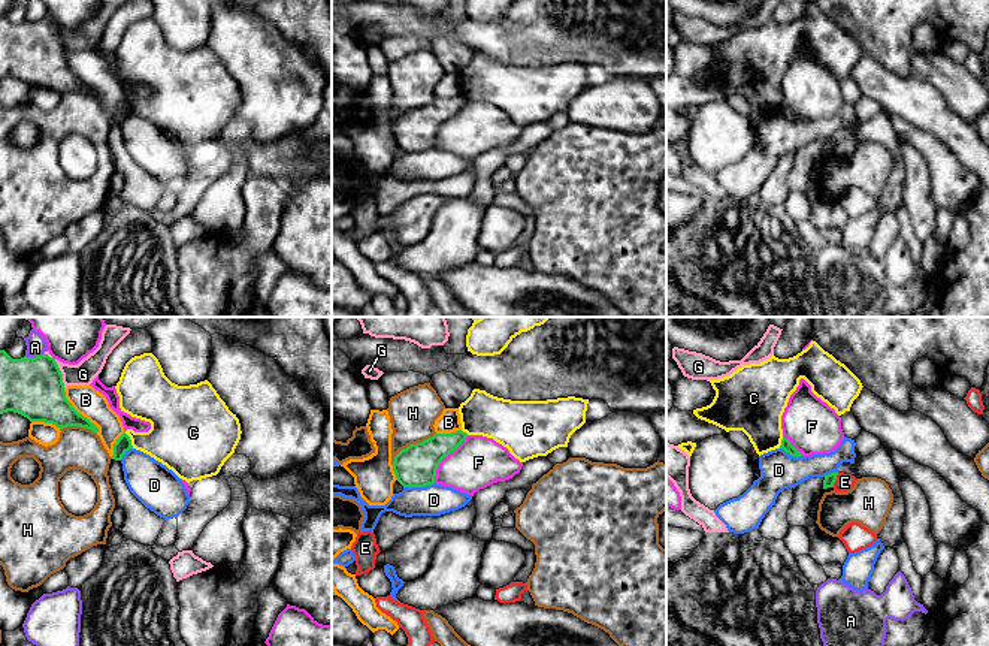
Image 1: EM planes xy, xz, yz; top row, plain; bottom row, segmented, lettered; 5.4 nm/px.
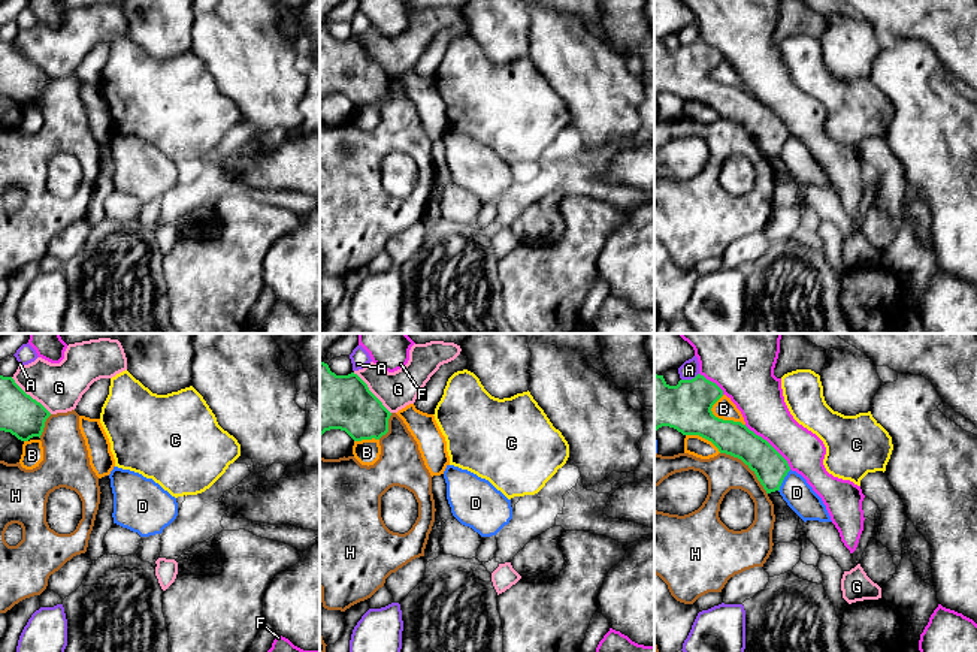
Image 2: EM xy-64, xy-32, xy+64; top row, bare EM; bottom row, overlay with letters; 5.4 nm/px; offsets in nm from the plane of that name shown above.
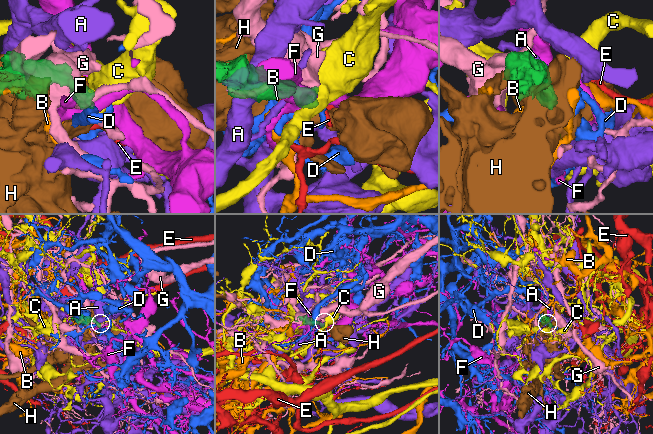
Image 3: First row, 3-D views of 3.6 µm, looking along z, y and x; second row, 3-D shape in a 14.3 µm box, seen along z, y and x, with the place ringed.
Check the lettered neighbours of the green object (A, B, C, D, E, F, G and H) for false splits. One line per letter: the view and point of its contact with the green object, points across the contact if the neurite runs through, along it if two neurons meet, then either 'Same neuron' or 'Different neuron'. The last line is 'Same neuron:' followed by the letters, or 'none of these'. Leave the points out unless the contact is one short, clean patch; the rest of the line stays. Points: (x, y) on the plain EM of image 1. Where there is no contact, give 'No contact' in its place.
A: Touches green at xy (36, 21). Boundary: xy (44, 17), (26, 21). Different neuron
B: Touches green at xy (76, 77). Different neuron
C: Touches green at xy (130, 105). Boundary: xy (124, 97), (133, 112). Different neuron
D: Touches green at xz (419, 151). Different neuron
E: Touches green at yz (835, 144). Boundary: yz (838, 138), (832, 151). Different neuron
F: Touches green at xz (444, 121). Different neuron
G: Touches green at xy (60, 38). Boundary: xy (54, 24), (64, 51). Different neuron
H: Touches green at xz (411, 109). Different neuron
Same neuron: none of these

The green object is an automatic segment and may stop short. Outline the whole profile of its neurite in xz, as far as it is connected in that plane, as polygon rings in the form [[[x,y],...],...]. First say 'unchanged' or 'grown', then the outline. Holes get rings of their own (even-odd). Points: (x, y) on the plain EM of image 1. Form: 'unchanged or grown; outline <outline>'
unchanged; outline [[[435,99],[423,108],[411,109],[400,115],[393,126],[393,136],[403,153],[424,153],[435,148],[441,126],[453,118],[468,99]]]

